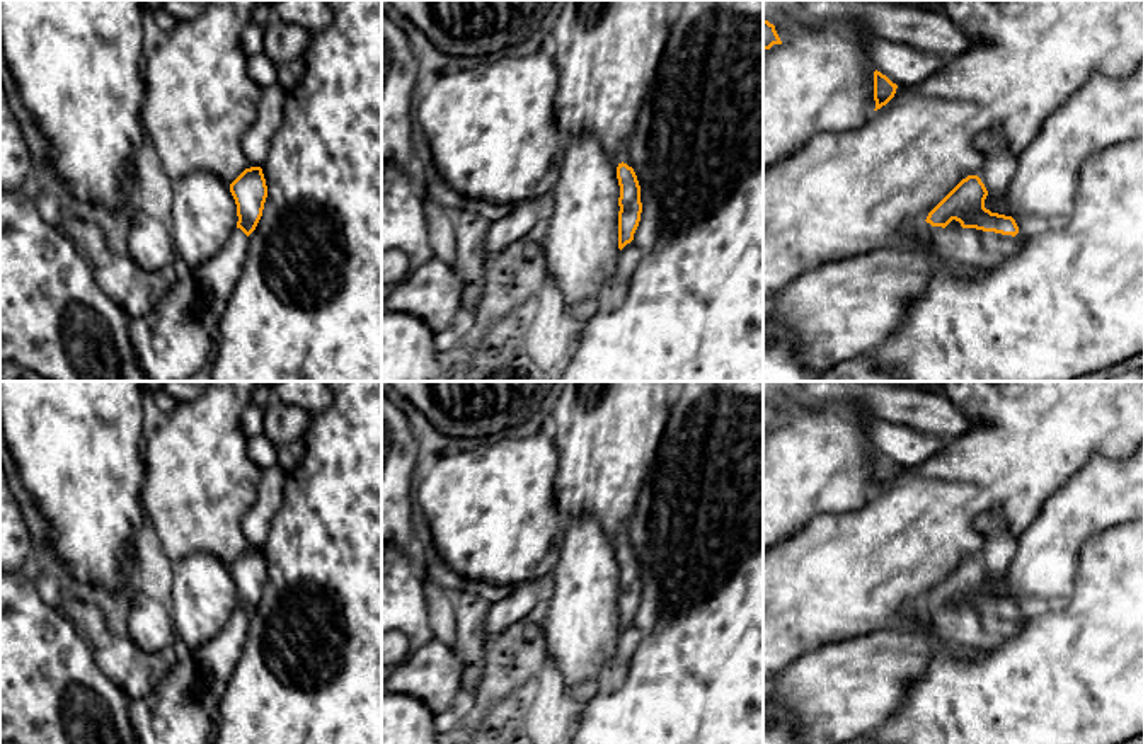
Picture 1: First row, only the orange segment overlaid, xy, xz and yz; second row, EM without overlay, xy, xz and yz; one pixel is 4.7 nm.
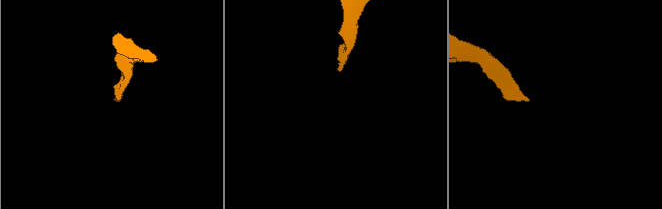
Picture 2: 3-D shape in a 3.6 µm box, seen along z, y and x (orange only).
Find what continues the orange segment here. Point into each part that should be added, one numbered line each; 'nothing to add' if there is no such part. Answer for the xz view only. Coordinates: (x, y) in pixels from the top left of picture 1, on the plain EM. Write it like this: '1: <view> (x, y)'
nothing to add

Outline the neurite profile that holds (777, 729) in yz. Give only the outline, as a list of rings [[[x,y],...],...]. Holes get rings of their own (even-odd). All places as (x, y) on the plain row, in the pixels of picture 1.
[[[763,705],[763,744],[802,744],[785,717],[775,715]]]

